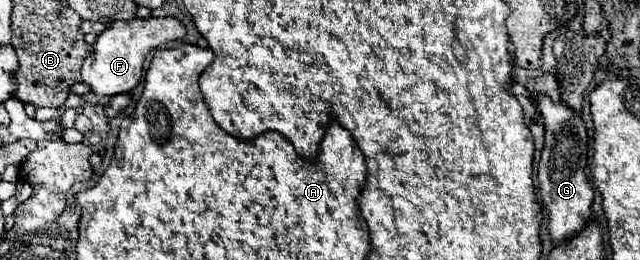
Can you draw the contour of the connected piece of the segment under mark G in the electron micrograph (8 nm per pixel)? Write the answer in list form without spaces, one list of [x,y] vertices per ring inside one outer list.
[[[546,94],[534,96],[536,110],[544,120],[546,140],[542,150],[542,160],[538,164],[538,184],[542,194],[542,204],[548,208],[548,230],[556,244],[570,238],[570,234],[584,228],[586,220],[582,214],[592,214],[590,206],[594,200],[594,188],[586,174],[588,160],[588,134],[586,124],[578,112],[574,112],[564,102],[552,102]]]

